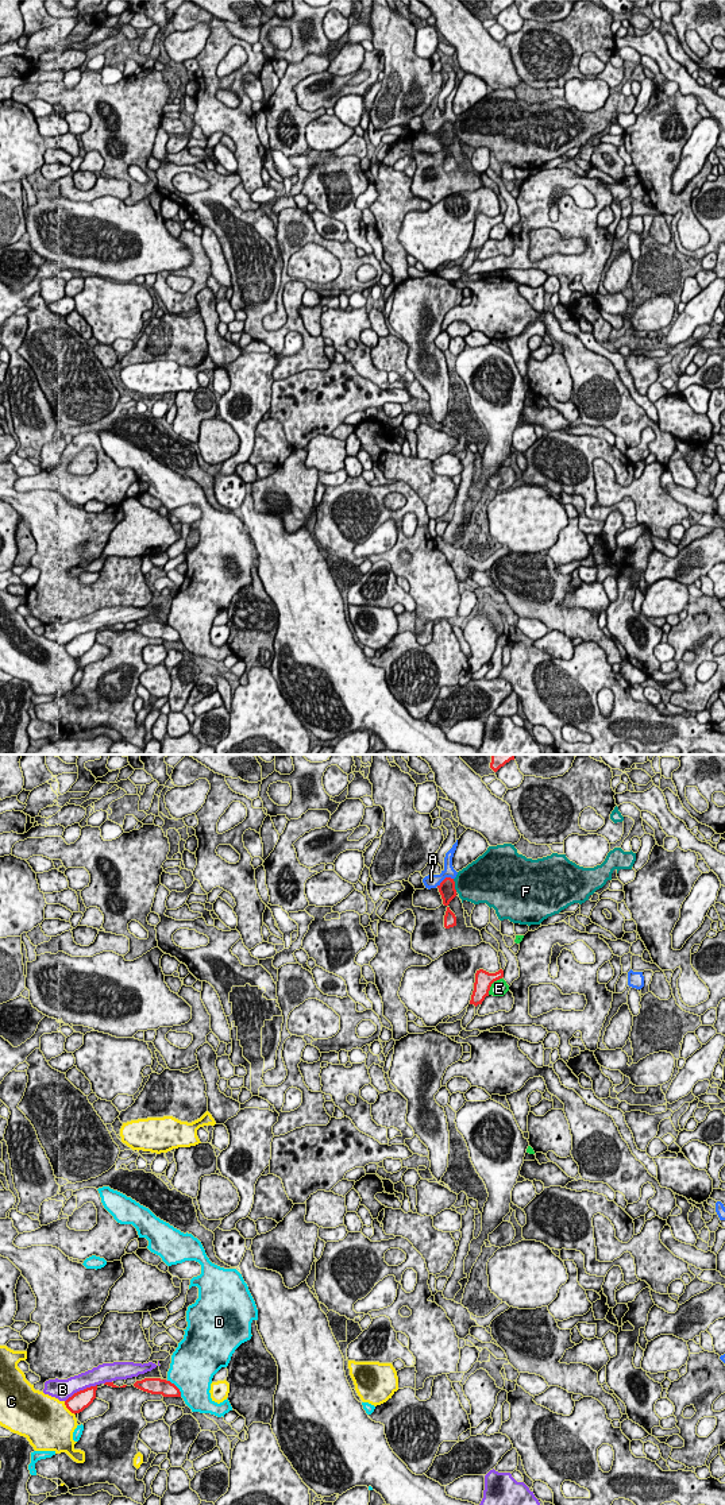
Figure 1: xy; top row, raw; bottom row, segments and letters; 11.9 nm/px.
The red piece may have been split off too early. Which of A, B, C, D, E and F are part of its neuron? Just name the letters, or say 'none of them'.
none of them

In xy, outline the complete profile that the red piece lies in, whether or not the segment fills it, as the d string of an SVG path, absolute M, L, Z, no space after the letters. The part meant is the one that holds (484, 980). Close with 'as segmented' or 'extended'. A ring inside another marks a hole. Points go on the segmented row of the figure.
M483 969L477 970L475 973L475 983L474 983L474 991L471 995L470 1004L474 1004L475 1007L478 1004L482 1004L486 996L489 996L490 987L494 981L504 977L504 970L500 969L495 973L489 973Z; as segmented

